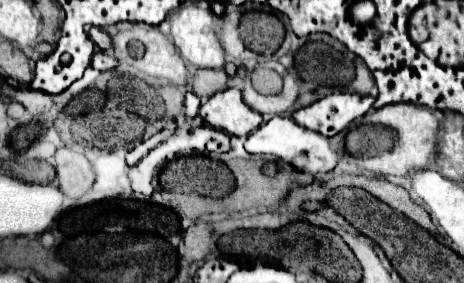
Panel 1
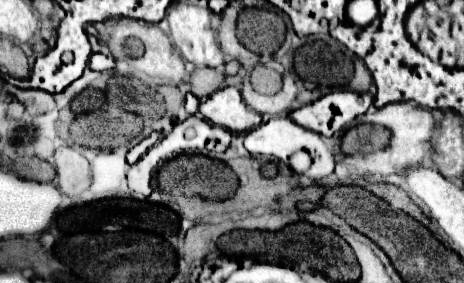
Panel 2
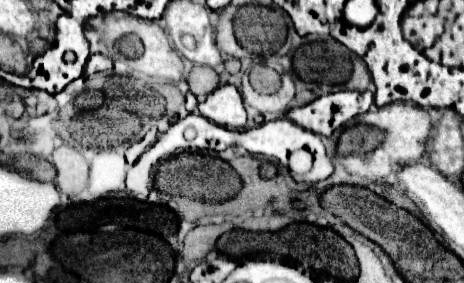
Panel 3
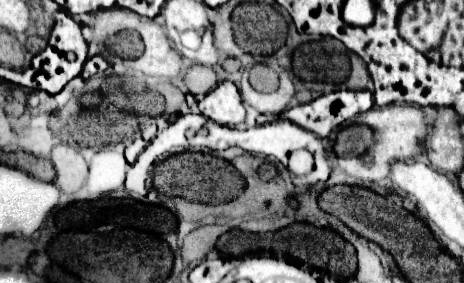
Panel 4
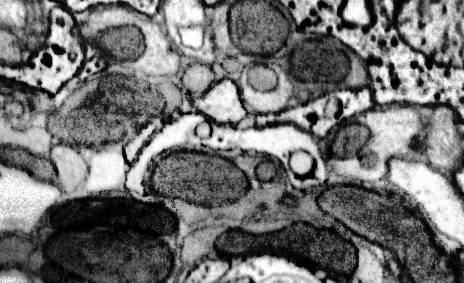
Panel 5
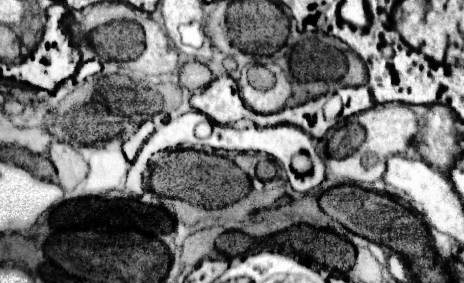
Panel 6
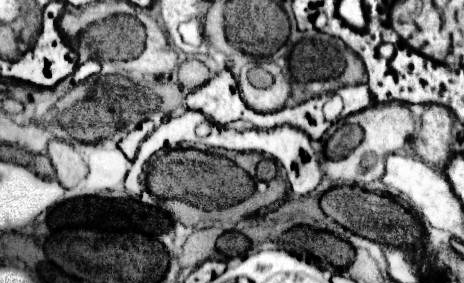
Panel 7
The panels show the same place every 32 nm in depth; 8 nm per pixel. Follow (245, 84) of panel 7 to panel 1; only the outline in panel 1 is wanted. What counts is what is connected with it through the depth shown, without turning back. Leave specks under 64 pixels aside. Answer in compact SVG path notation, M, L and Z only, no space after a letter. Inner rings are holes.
M282 72L282 78L284 78L284 90L276 96L258 94L246 78L246 86L242 92L244 102L260 114L282 114L282 112L286 112L294 104L294 100L298 98L298 86L296 86L296 80L292 78L290 72Z

